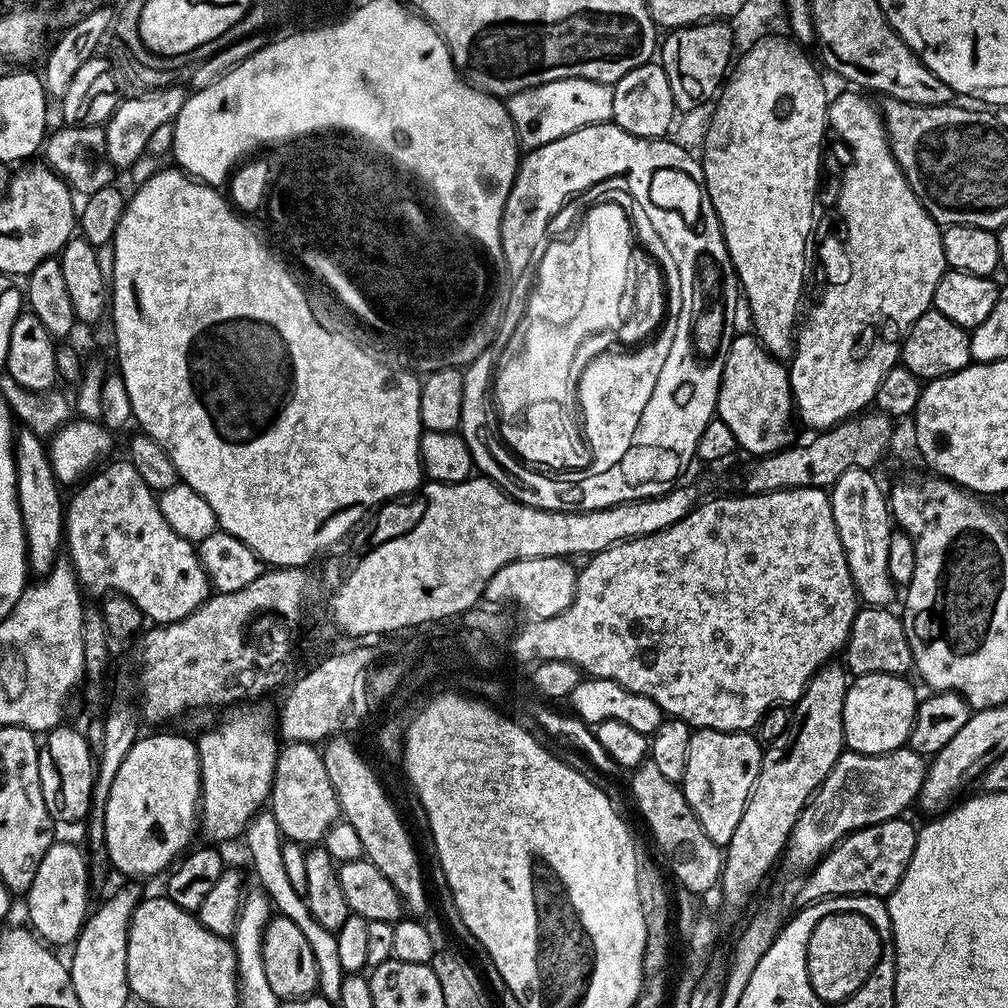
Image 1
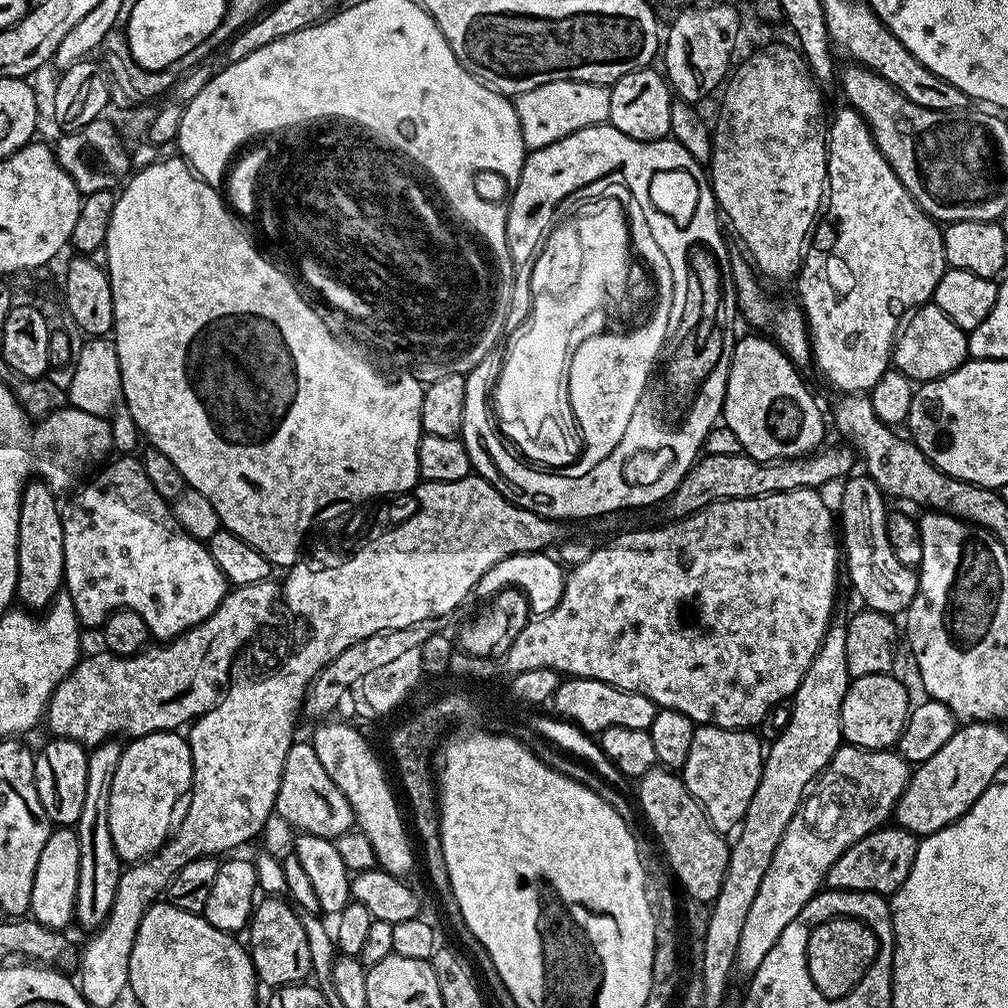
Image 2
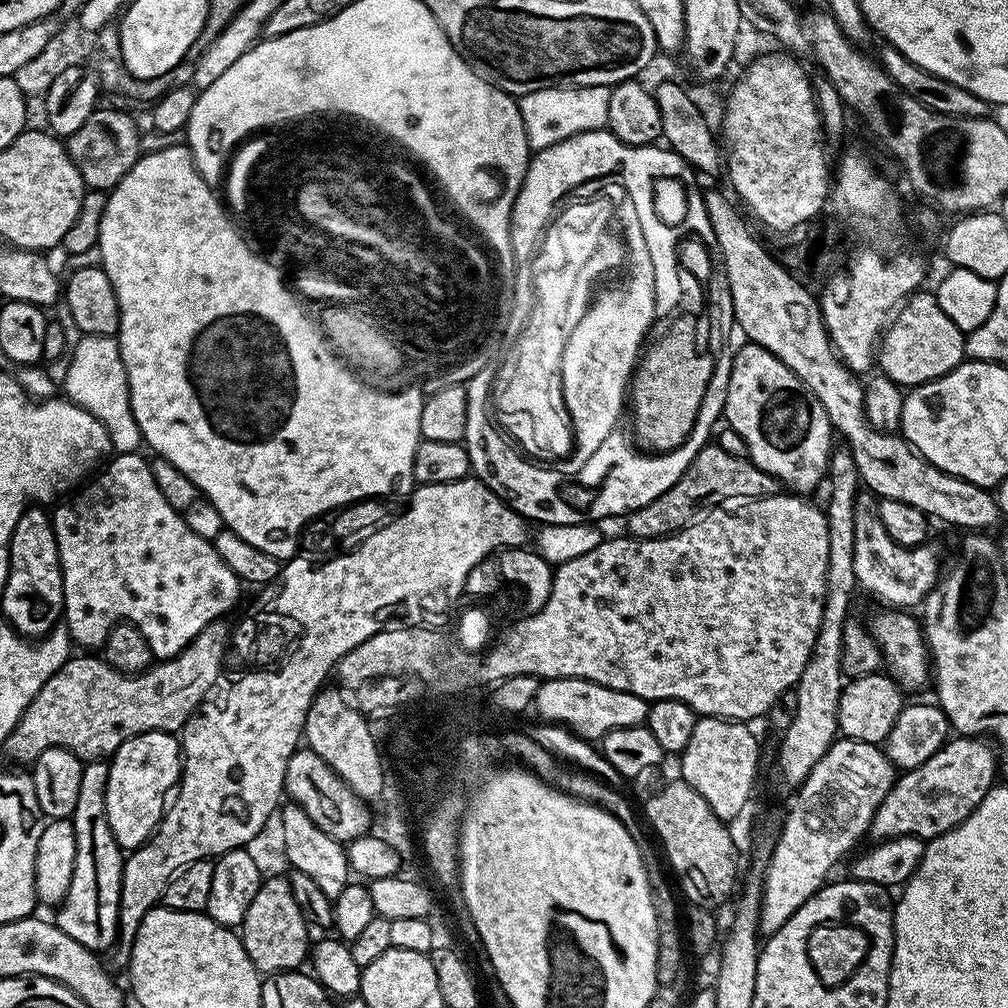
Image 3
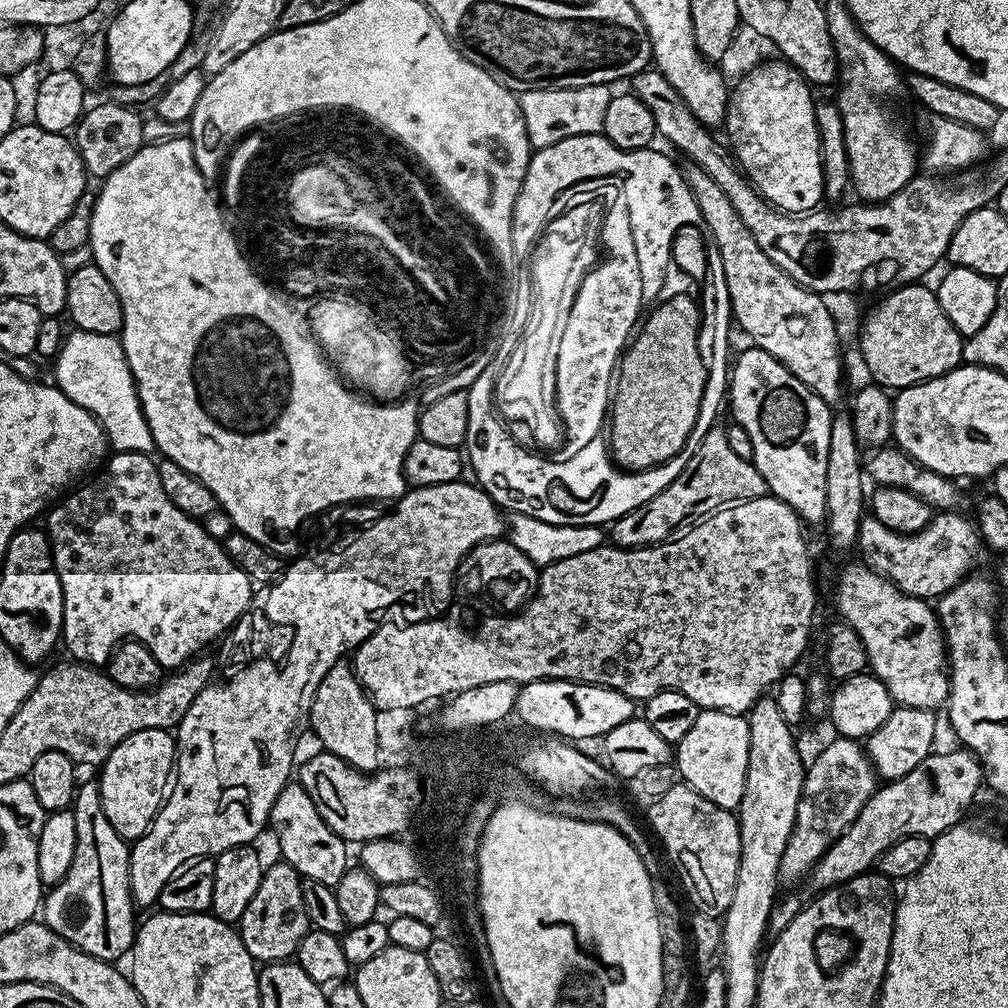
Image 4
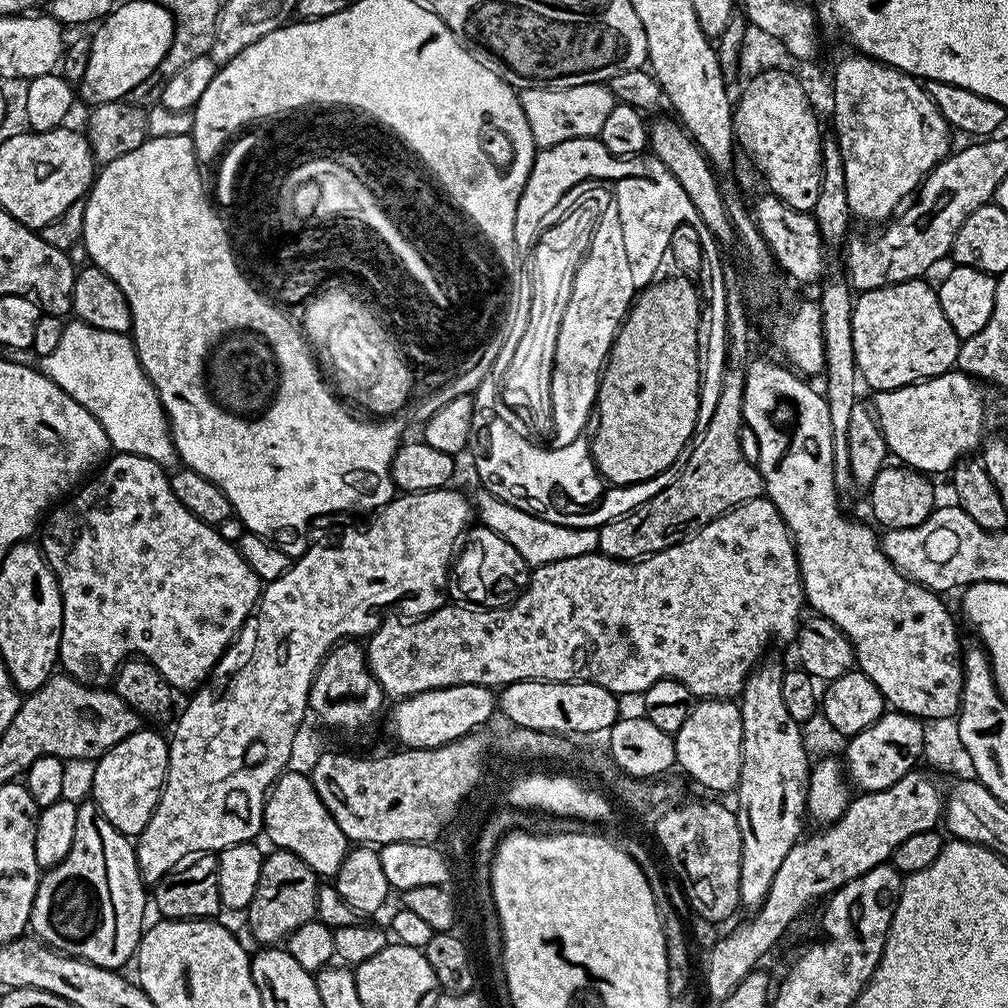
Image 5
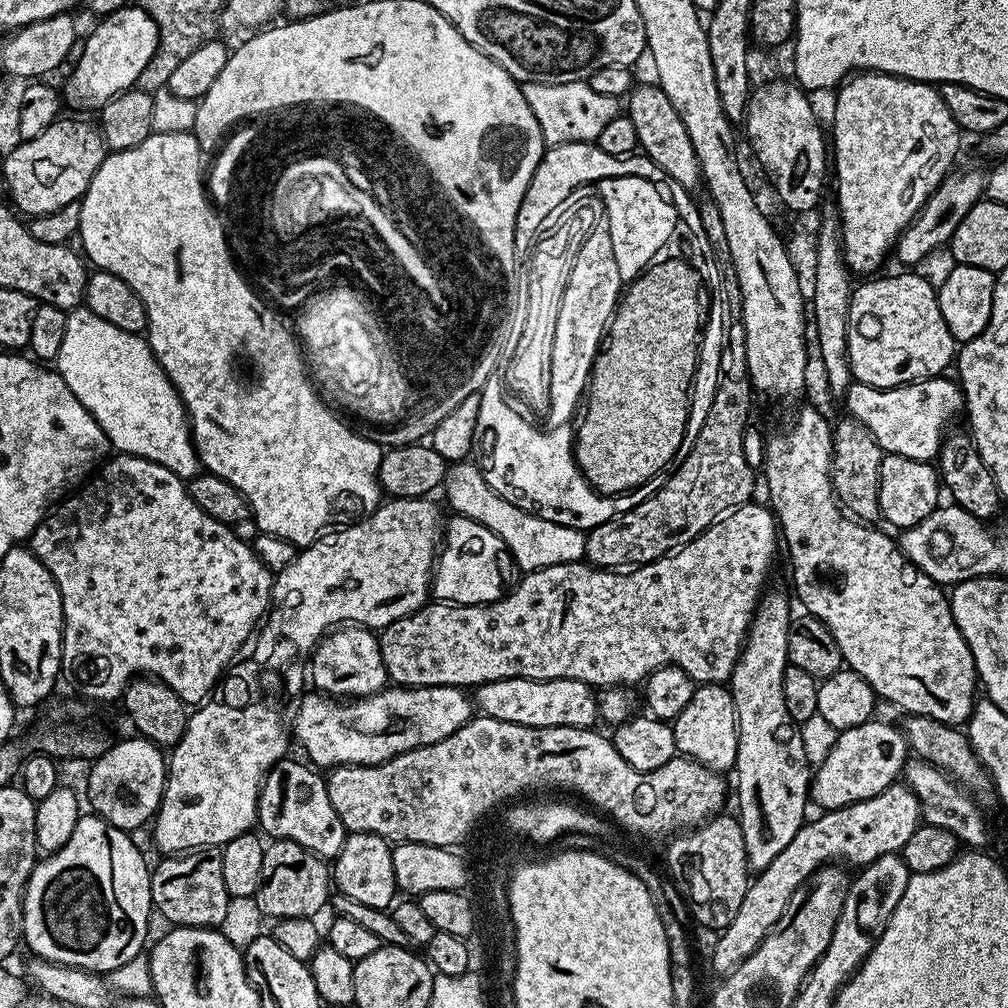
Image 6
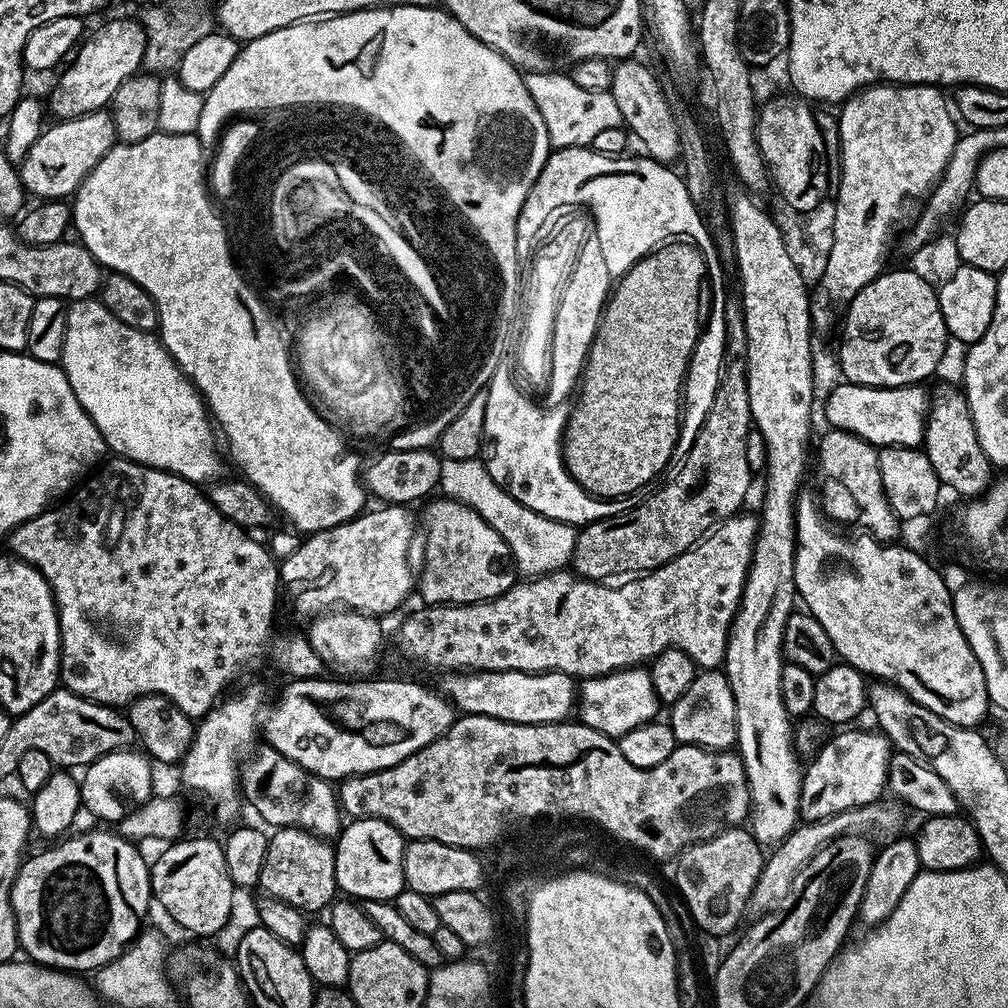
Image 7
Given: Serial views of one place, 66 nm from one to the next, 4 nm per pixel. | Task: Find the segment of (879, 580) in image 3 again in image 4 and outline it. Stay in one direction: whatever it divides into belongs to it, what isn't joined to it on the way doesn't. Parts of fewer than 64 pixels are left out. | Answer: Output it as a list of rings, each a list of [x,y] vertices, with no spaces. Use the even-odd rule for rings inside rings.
[[[956,510],[941,511],[933,515],[932,521],[922,530],[907,534],[882,526],[874,515],[865,515],[860,524],[858,552],[864,555],[861,556],[863,563],[892,584],[897,584],[901,592],[931,601],[949,592],[969,575],[982,553],[982,541],[975,523],[960,514]]]

